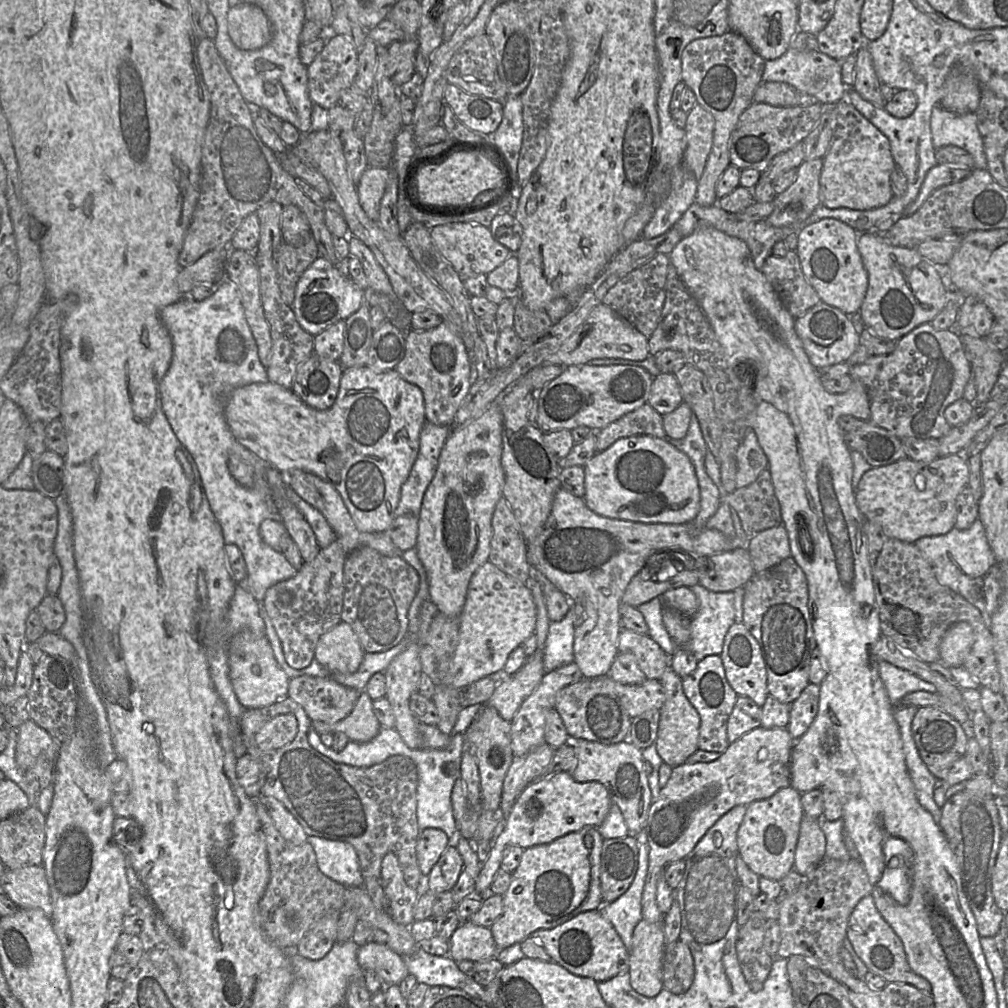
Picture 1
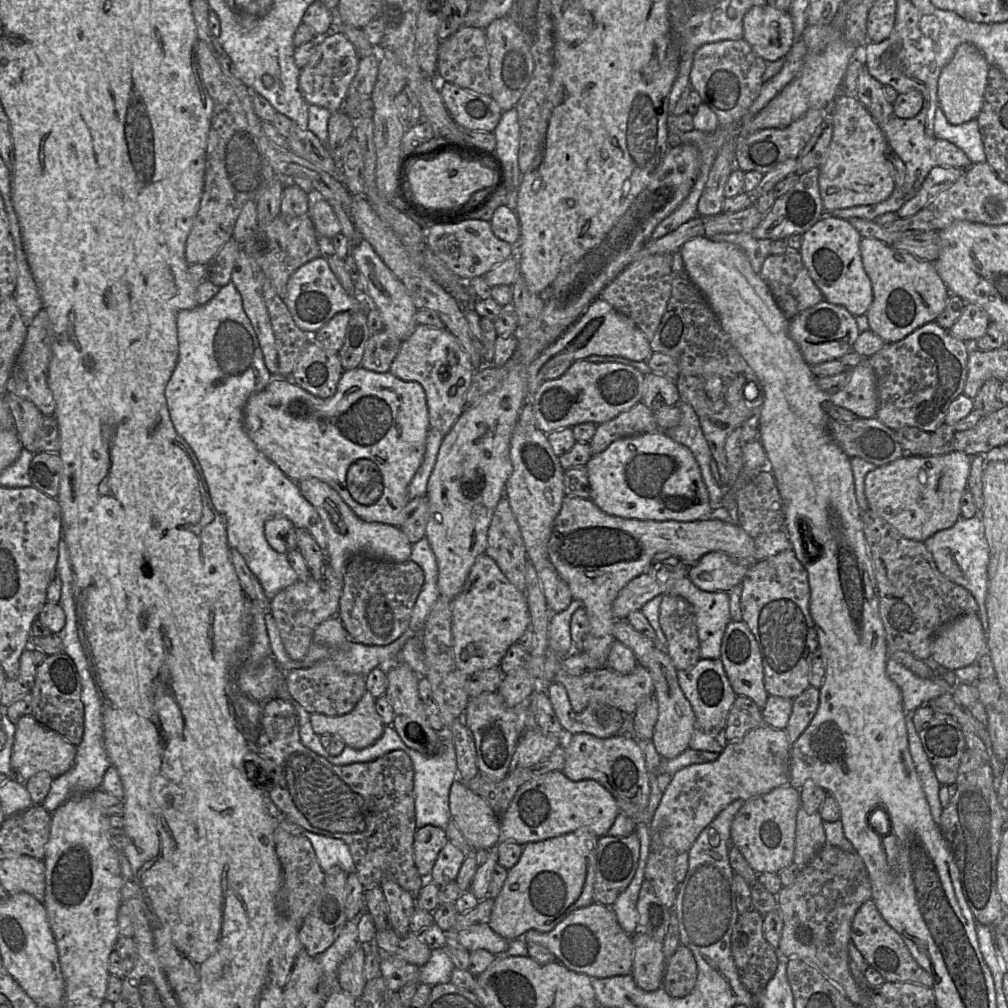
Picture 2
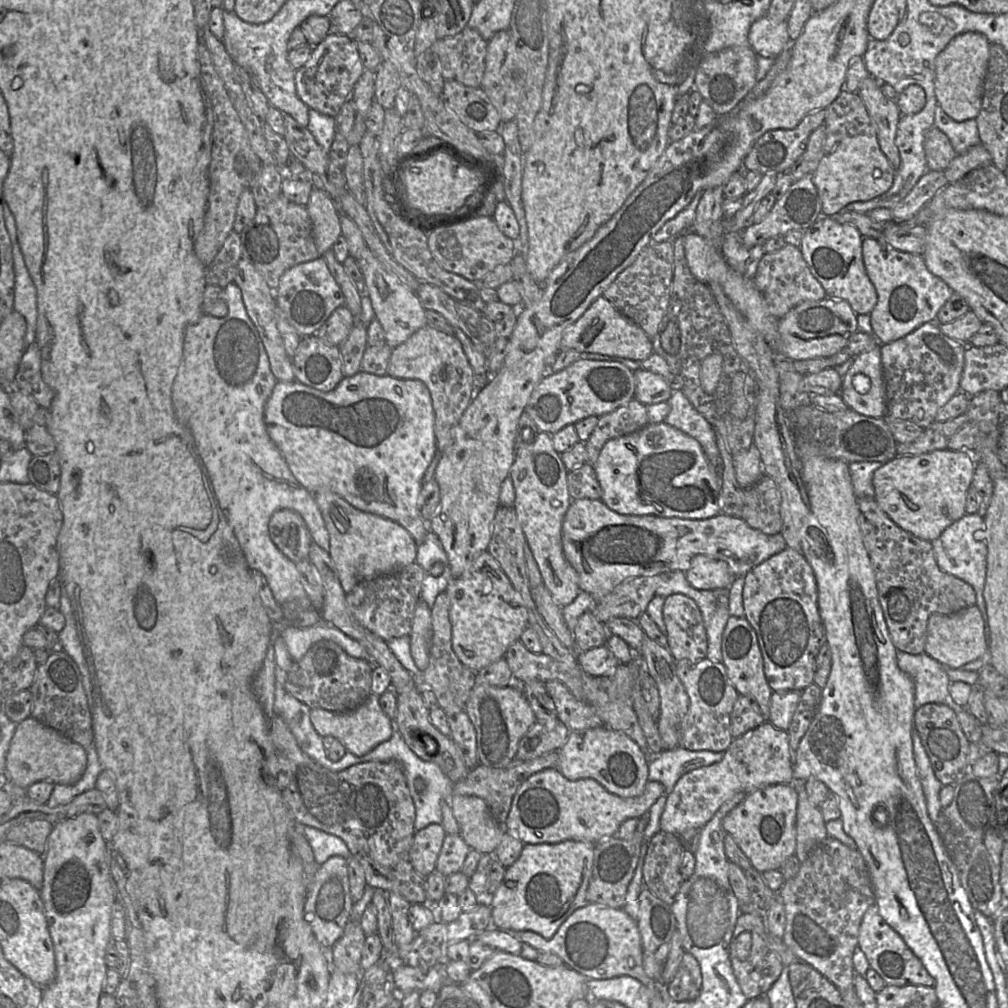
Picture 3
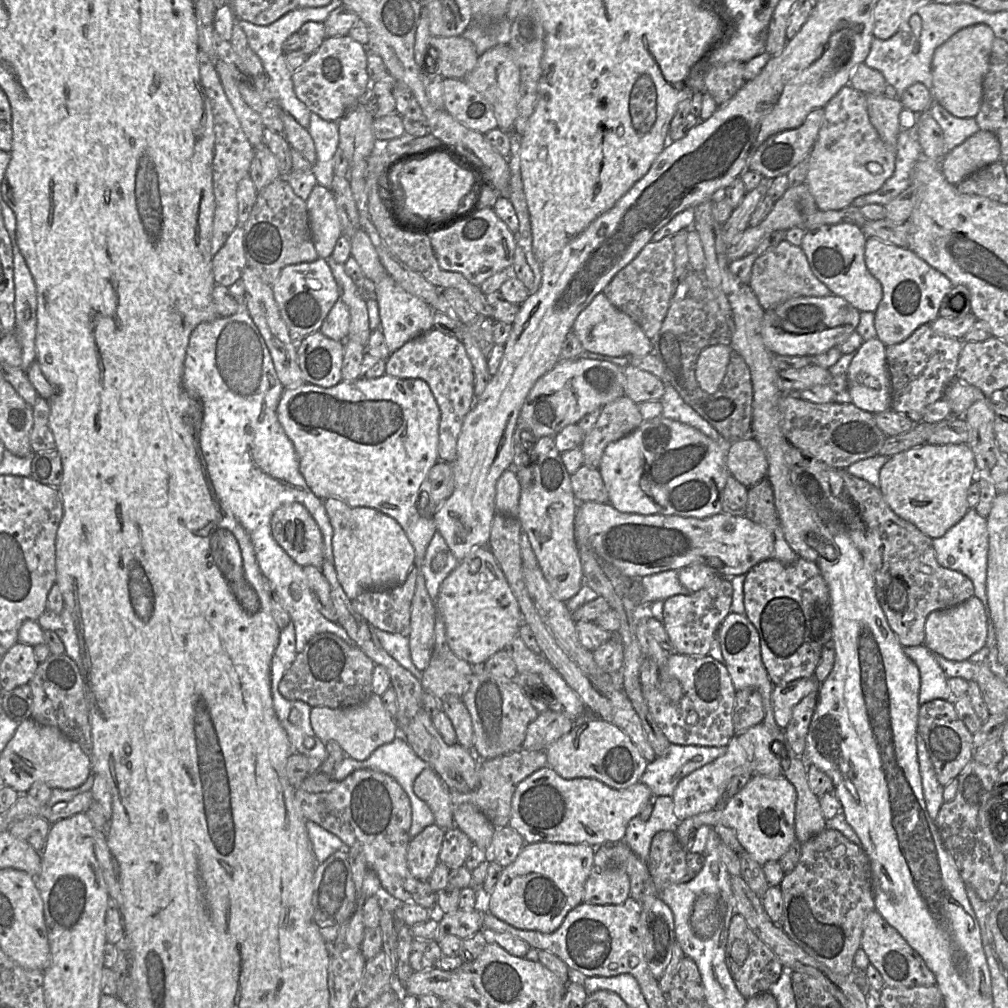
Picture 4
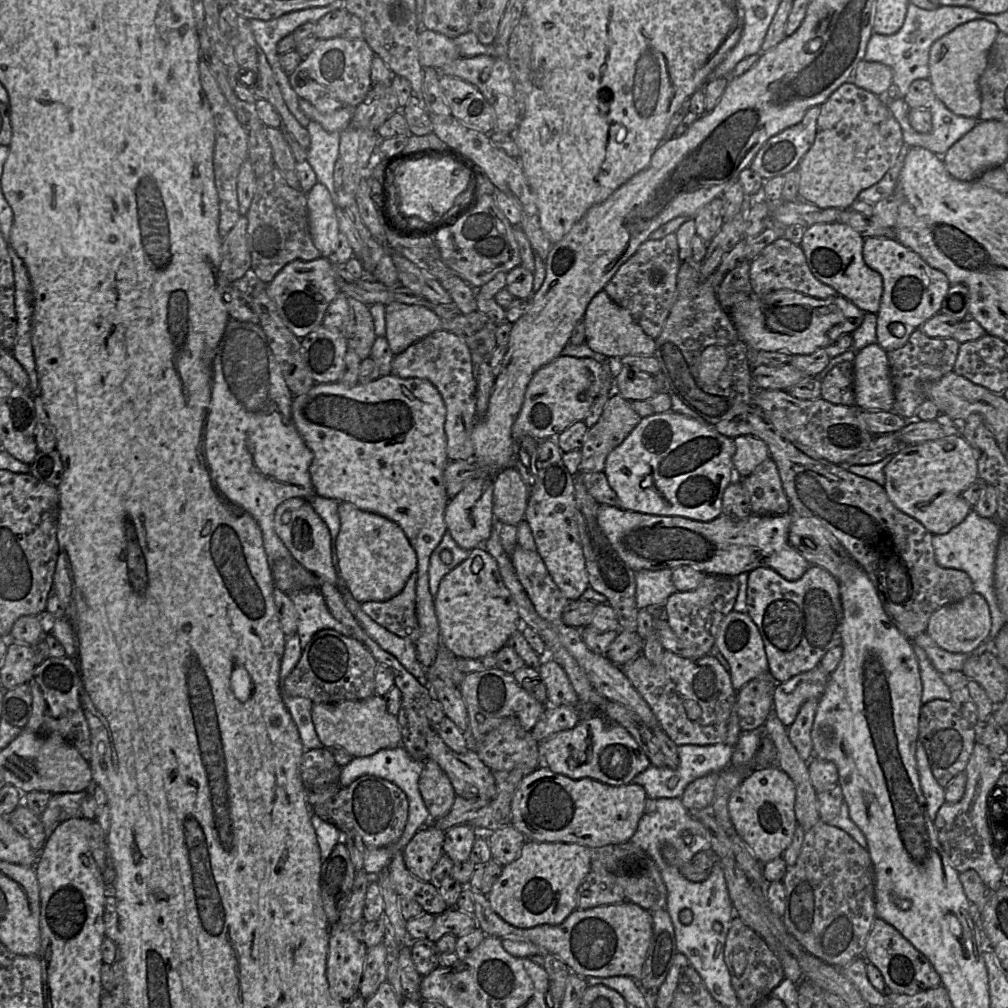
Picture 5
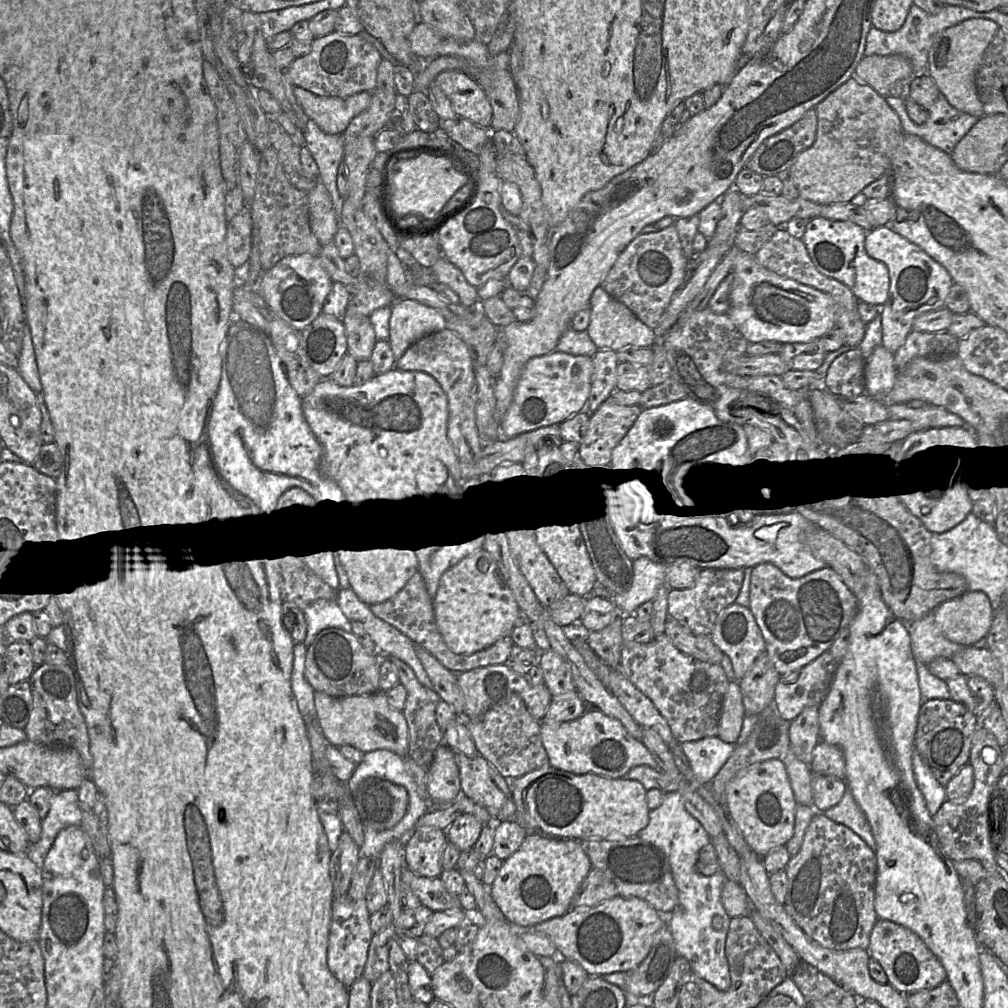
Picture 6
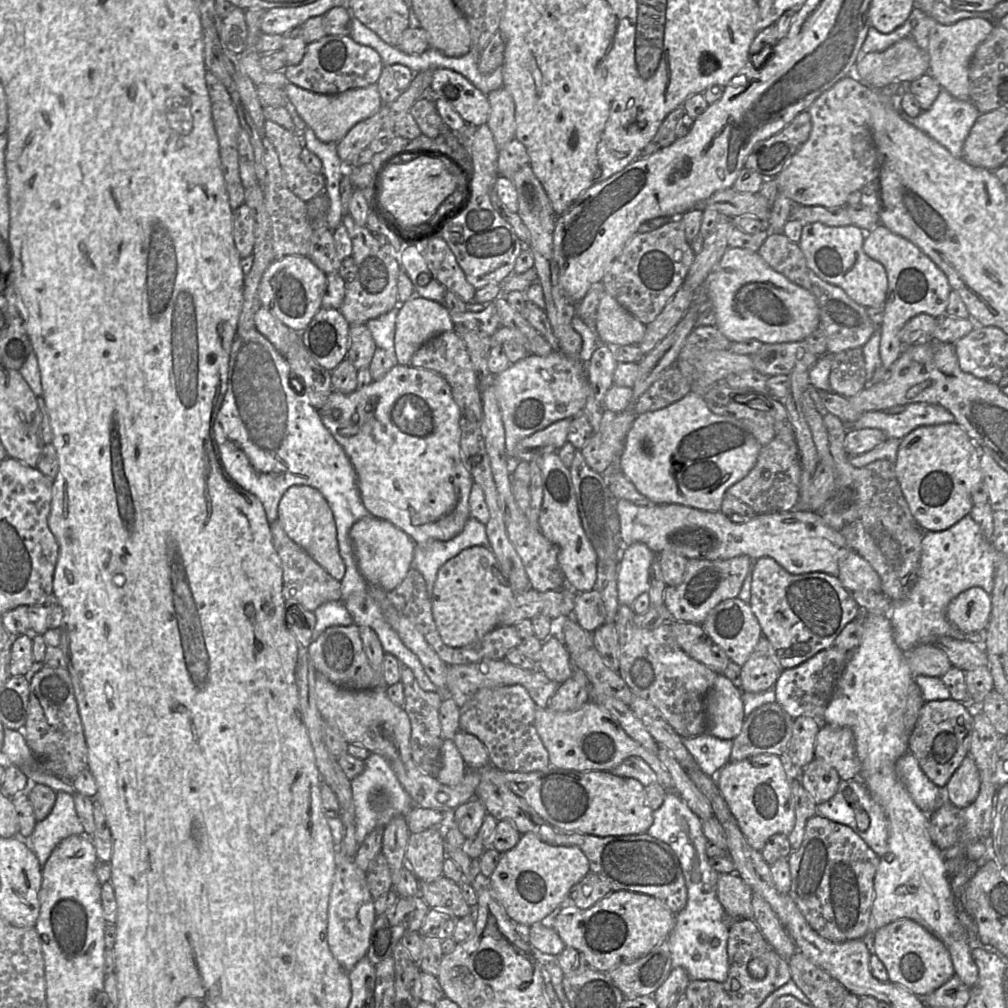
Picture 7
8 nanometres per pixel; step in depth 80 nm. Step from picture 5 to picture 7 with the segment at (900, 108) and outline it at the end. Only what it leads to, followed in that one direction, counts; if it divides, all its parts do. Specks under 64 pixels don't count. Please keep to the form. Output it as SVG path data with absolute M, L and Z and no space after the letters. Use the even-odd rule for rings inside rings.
M941 89L932 106L917 117L910 117L901 110L900 113L957 158L962 158L964 142L980 115L972 101L959 100L945 89Z

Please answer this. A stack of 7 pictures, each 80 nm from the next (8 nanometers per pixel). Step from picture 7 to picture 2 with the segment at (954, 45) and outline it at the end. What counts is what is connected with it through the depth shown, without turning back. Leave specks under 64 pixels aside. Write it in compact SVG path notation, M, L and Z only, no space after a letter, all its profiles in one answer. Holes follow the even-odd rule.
M972 44L959 45L952 59L942 69L937 86L938 106L954 125L976 119L984 99L989 64L982 52Z

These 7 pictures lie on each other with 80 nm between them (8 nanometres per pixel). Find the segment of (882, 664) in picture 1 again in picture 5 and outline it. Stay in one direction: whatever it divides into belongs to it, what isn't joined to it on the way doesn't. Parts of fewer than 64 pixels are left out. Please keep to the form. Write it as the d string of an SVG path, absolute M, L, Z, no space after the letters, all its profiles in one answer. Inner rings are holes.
M913 643L912 648L922 683L921 703L925 704L935 699L951 700L951 689L943 682L941 673L934 668L925 651Z

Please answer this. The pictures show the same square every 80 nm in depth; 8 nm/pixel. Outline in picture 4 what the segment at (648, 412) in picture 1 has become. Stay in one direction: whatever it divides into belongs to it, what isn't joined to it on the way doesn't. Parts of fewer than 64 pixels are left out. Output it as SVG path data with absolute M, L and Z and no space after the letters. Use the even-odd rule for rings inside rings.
M626 395L604 405L580 446L583 464L598 469L607 445L630 434L643 422L638 404Z

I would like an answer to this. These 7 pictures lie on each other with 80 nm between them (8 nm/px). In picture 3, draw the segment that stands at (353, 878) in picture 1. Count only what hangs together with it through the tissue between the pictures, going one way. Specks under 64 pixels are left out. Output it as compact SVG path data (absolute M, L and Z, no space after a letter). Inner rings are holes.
M311 826L302 827L302 830L319 865L333 856L341 856L345 859L351 857L352 854L346 843L338 836L328 834Z

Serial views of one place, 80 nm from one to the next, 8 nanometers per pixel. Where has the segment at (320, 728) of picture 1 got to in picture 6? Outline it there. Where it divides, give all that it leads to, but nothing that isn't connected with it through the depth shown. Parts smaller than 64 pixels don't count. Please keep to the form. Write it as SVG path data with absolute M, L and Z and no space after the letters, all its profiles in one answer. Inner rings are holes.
M315 691L314 706L318 724L331 745L350 745L363 753L386 749L401 757L409 756L407 721L402 711L390 706L385 692L334 697Z

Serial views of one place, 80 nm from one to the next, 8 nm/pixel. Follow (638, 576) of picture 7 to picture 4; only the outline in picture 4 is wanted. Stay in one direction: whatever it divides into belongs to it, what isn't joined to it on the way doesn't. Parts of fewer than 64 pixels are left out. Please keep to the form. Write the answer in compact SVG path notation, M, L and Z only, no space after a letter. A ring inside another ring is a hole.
M667 570L664 572L647 575L642 578L643 588L643 608L641 614L663 622L664 600L677 595L687 595L692 593L679 581L677 570Z

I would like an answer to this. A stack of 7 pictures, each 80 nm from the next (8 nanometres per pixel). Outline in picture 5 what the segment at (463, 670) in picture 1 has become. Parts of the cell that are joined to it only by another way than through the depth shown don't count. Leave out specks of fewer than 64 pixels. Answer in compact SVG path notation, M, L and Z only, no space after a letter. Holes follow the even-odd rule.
M482 547L472 549L467 559L442 578L434 607L441 642L457 658L478 659L495 654L522 625L496 560Z

